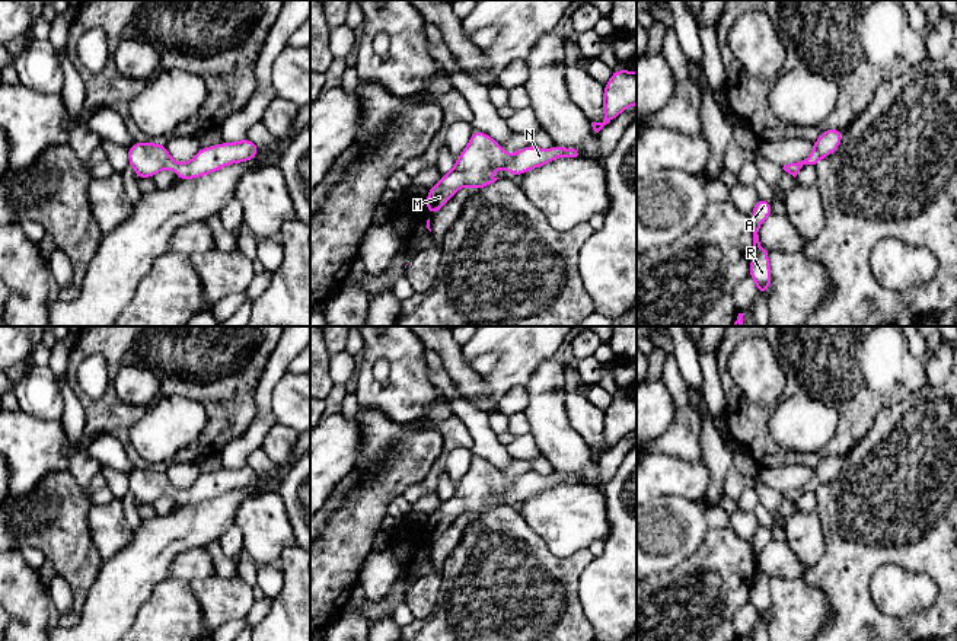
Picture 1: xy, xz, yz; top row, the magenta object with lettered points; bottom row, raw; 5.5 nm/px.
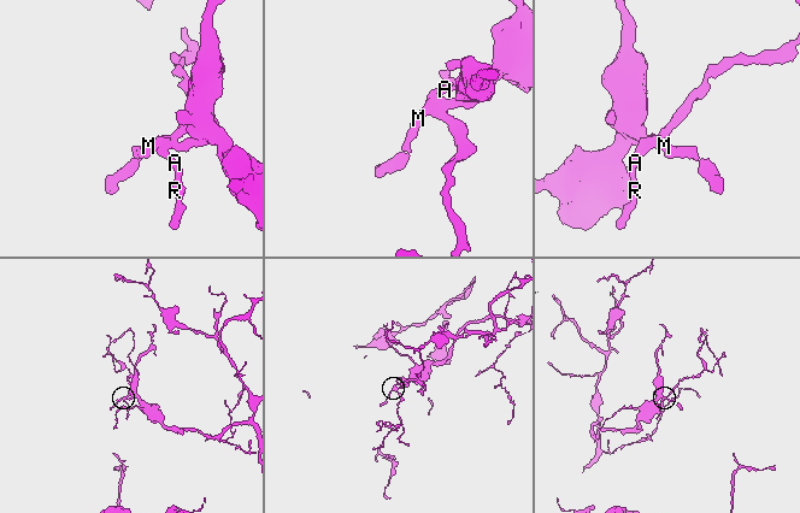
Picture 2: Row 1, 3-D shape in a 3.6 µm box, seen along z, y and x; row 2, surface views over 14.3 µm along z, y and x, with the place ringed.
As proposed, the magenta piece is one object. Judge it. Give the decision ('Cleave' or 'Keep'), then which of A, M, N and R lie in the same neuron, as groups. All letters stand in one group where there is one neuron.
Keep. Groups: A M N R

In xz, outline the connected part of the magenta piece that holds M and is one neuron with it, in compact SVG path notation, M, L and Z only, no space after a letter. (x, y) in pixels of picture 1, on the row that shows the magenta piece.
M473 130L453 169L441 175L441 179L428 189L427 211L430 216L436 214L463 186L476 191L494 184L500 178L492 178L491 173L503 166L513 176L517 176L558 157L577 156L575 149L552 146L543 150L533 144L517 150L514 154L507 154L498 141L479 130Z

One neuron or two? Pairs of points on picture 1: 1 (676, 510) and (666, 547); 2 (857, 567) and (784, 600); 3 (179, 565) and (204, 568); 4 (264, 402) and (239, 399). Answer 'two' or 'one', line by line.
1: one
2: two
3: one
4: two

